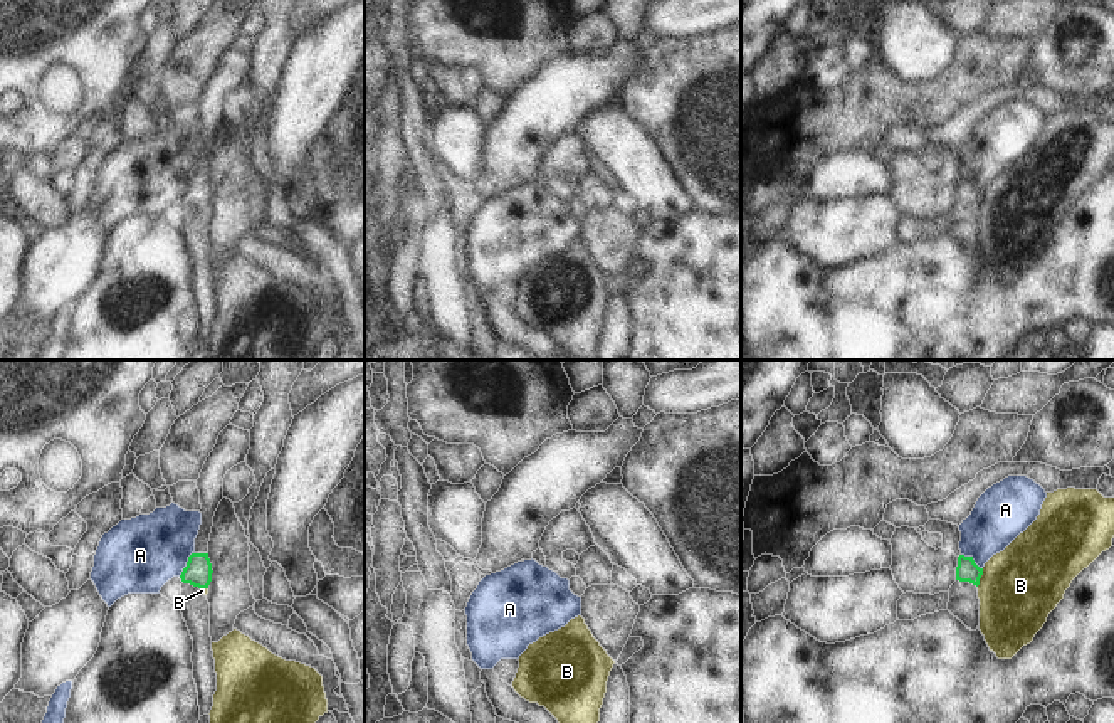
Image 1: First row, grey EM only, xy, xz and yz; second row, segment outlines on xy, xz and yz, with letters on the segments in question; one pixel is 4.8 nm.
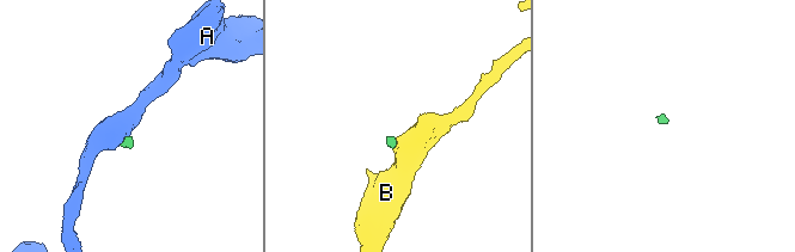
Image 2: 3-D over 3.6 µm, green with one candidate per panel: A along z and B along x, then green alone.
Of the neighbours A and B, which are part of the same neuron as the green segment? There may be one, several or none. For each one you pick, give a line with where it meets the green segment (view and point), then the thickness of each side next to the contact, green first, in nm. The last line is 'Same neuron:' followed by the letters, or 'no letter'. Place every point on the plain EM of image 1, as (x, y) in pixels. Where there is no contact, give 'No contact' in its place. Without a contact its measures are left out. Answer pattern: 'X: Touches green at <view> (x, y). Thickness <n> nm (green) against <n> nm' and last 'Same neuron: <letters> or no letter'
Same neuron: no letter

